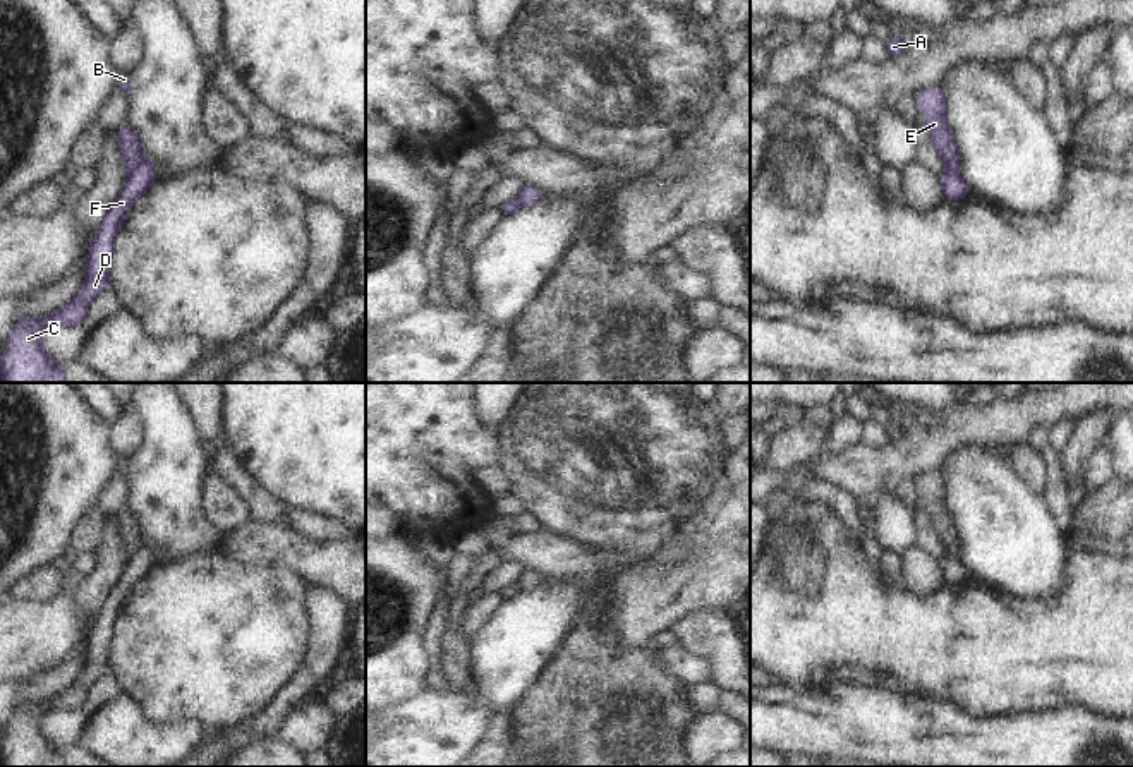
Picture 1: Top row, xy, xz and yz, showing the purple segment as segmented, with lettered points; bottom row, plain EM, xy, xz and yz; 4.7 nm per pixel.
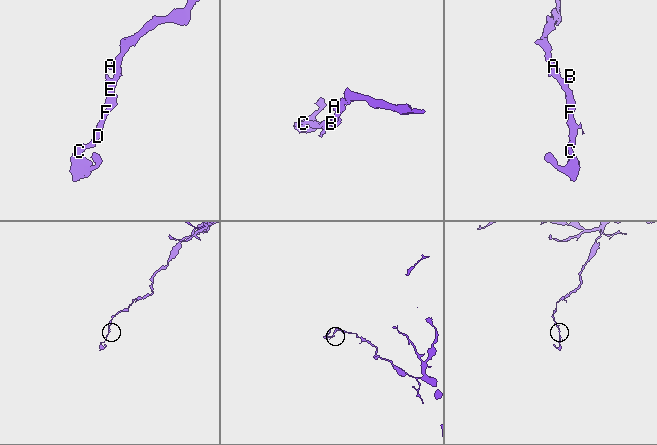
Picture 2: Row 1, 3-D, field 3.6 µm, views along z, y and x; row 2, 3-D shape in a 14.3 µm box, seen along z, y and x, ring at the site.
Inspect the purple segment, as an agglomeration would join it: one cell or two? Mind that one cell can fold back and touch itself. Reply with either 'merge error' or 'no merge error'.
merge error

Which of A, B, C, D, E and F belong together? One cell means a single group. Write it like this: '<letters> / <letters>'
A B E / C D F

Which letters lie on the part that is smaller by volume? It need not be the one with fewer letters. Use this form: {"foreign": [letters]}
{"foreign": ["C", "D", "F"]}

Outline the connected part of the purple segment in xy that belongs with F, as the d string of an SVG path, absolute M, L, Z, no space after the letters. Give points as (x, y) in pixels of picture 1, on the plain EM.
M142 541L127 561L96 621L89 626L86 664L79 678L64 692L41 702L22 698L9 722L9 736L0 740L0 767L69 767L62 752L46 738L41 726L50 712L65 712L86 705L86 692L110 673L110 643L117 618L132 589L154 568L156 551Z

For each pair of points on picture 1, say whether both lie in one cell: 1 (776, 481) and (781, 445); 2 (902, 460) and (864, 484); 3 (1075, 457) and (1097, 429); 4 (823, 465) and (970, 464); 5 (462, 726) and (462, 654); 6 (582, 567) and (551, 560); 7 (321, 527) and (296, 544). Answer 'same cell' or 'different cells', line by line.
1: different cells
2: same cell
3: same cell
4: different cells
5: different cells
6: same cell
7: different cells

